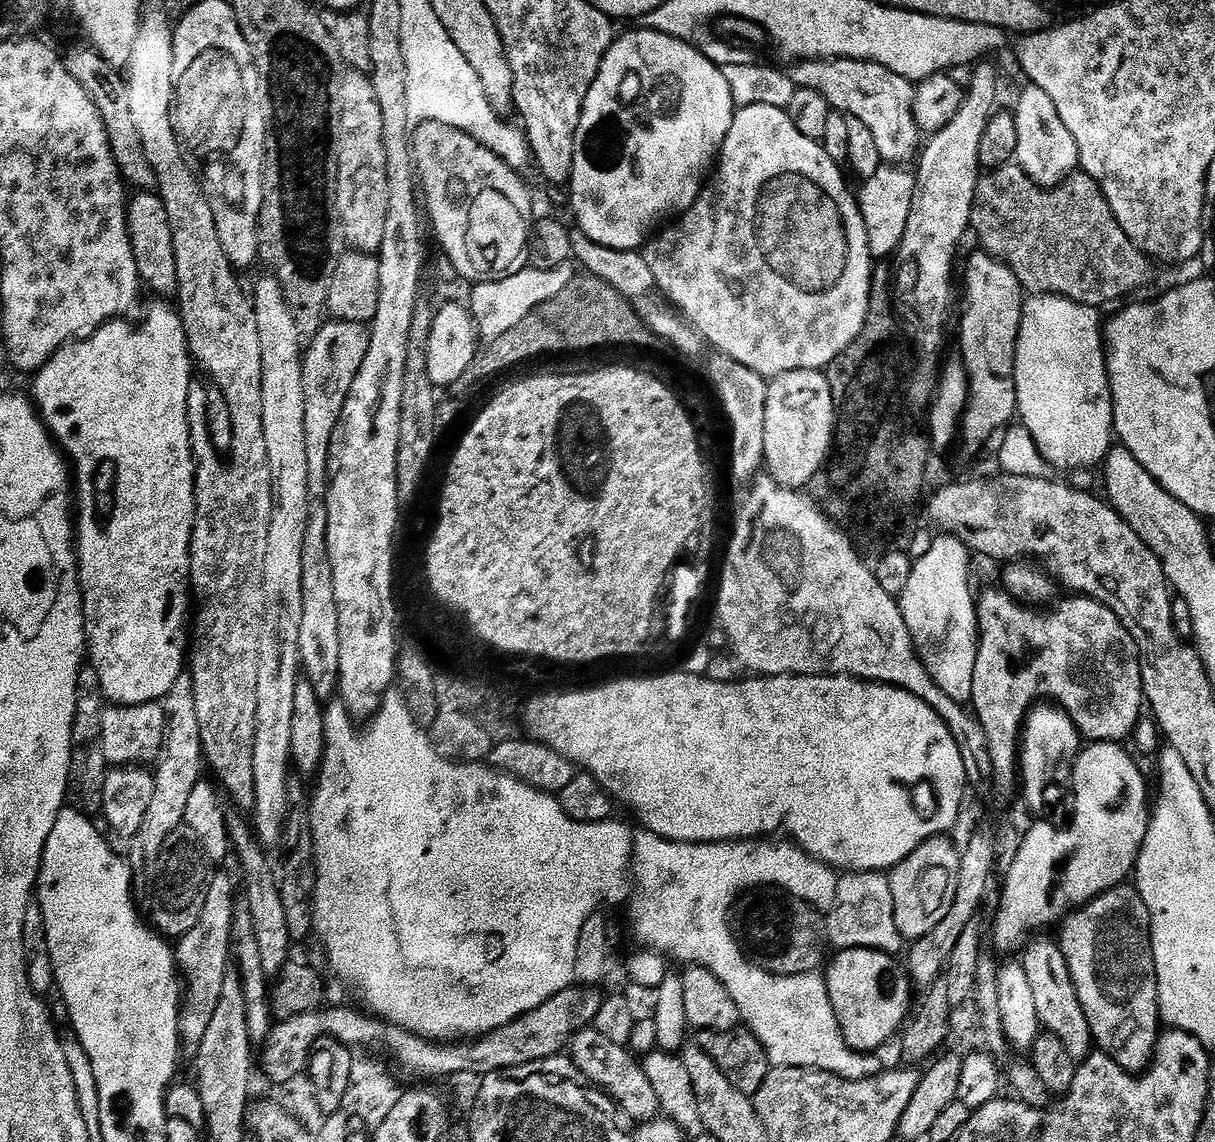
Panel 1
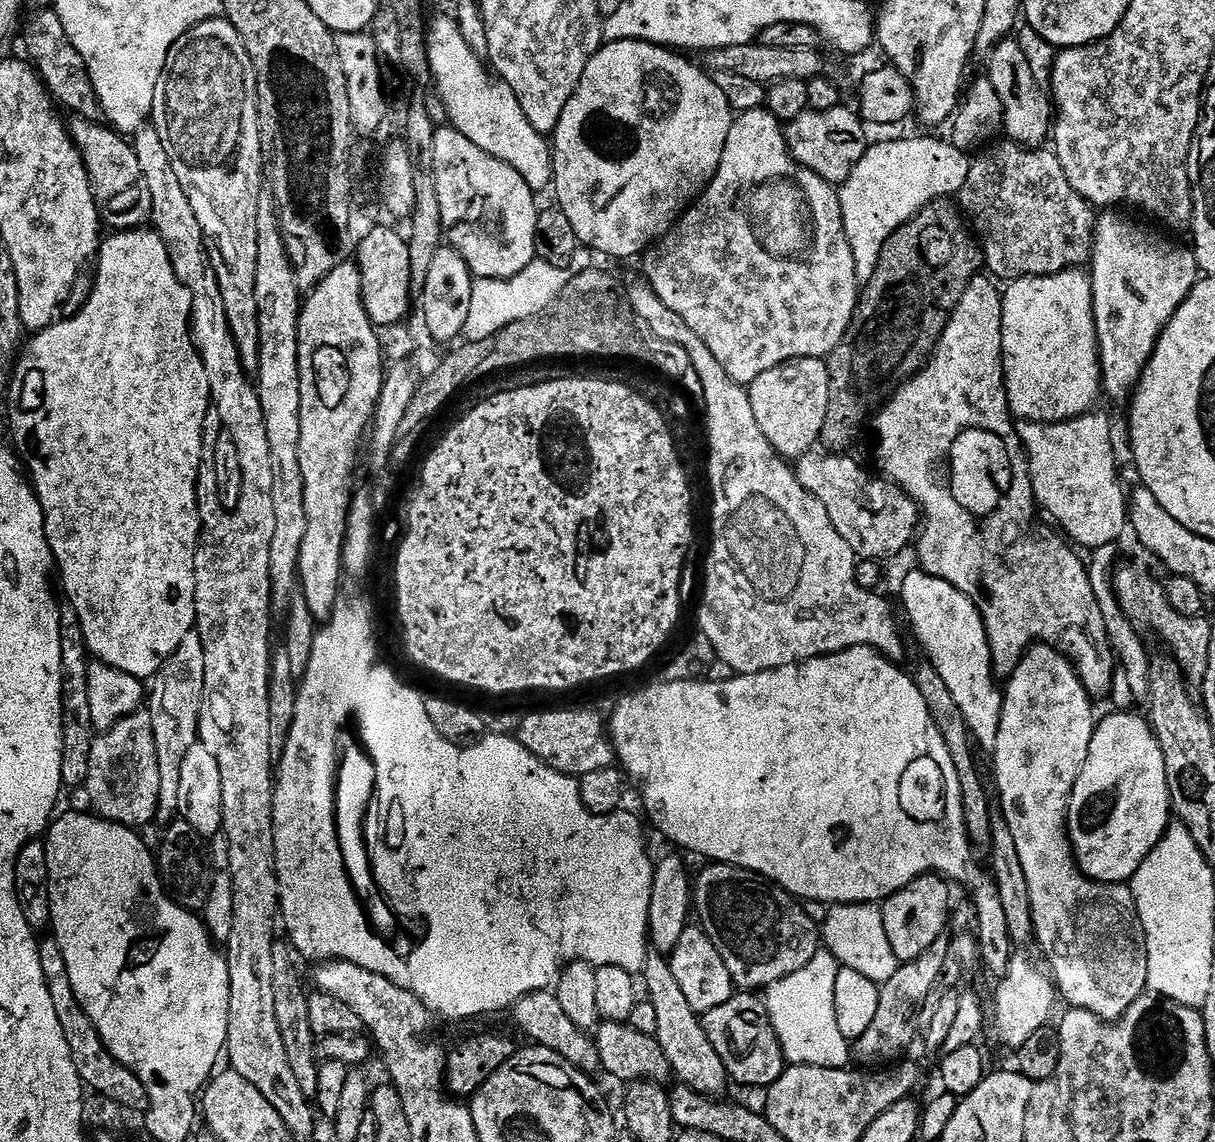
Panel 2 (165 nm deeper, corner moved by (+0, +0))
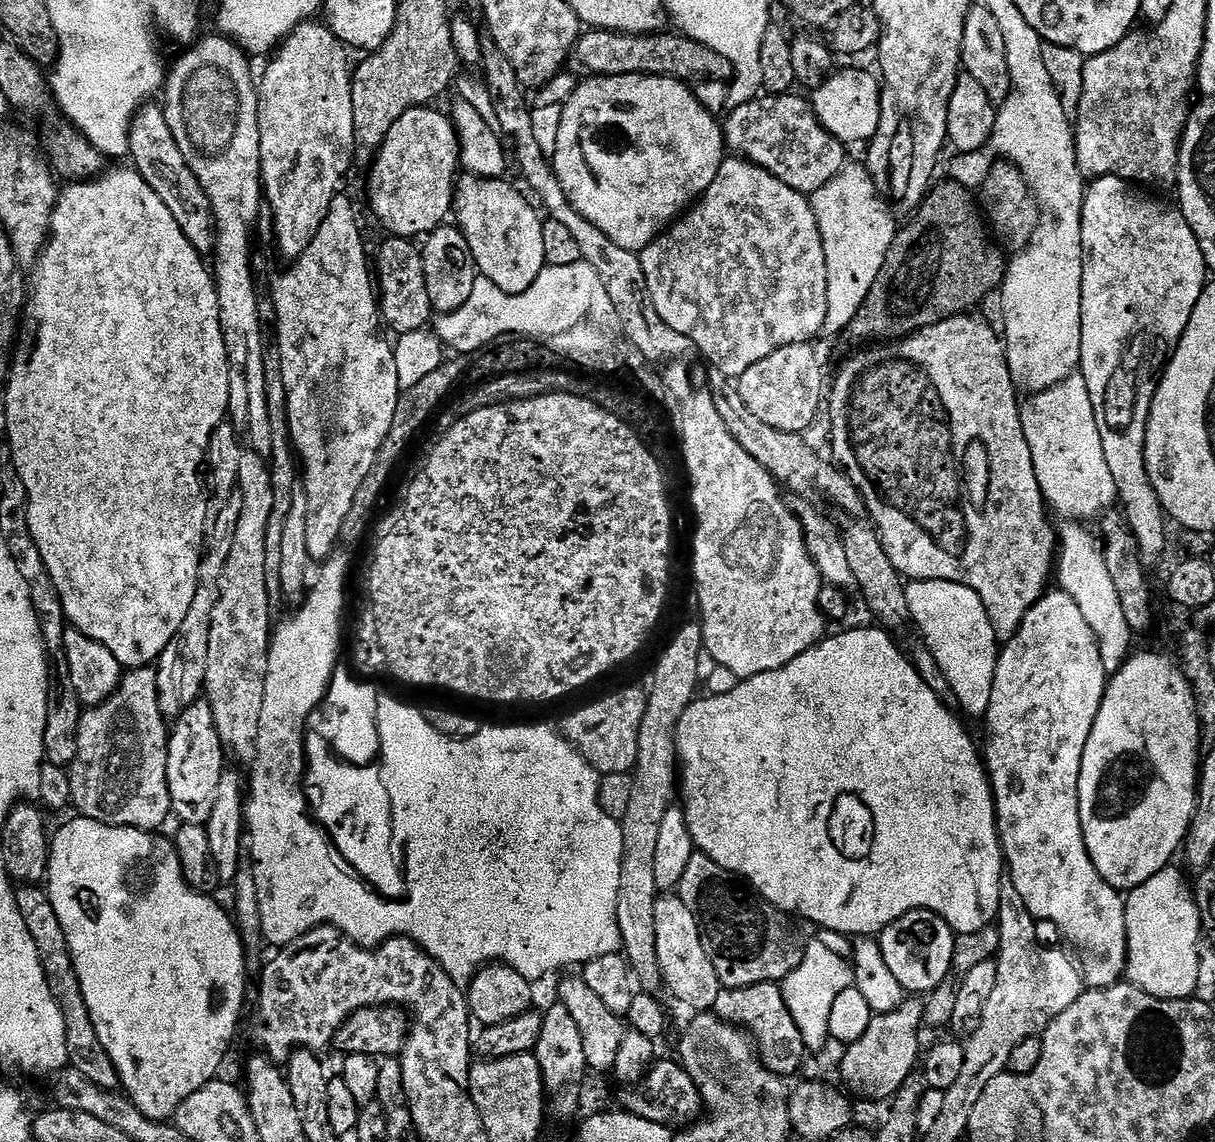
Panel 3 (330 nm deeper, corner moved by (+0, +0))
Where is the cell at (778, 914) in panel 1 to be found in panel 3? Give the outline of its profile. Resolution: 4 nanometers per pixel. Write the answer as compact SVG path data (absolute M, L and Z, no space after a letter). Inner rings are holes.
M696 851L686 865L678 889L680 900L690 906L700 923L702 942L724 988L783 982L804 957L806 936L795 928L793 917L775 908L735 872L726 870L704 852Z

